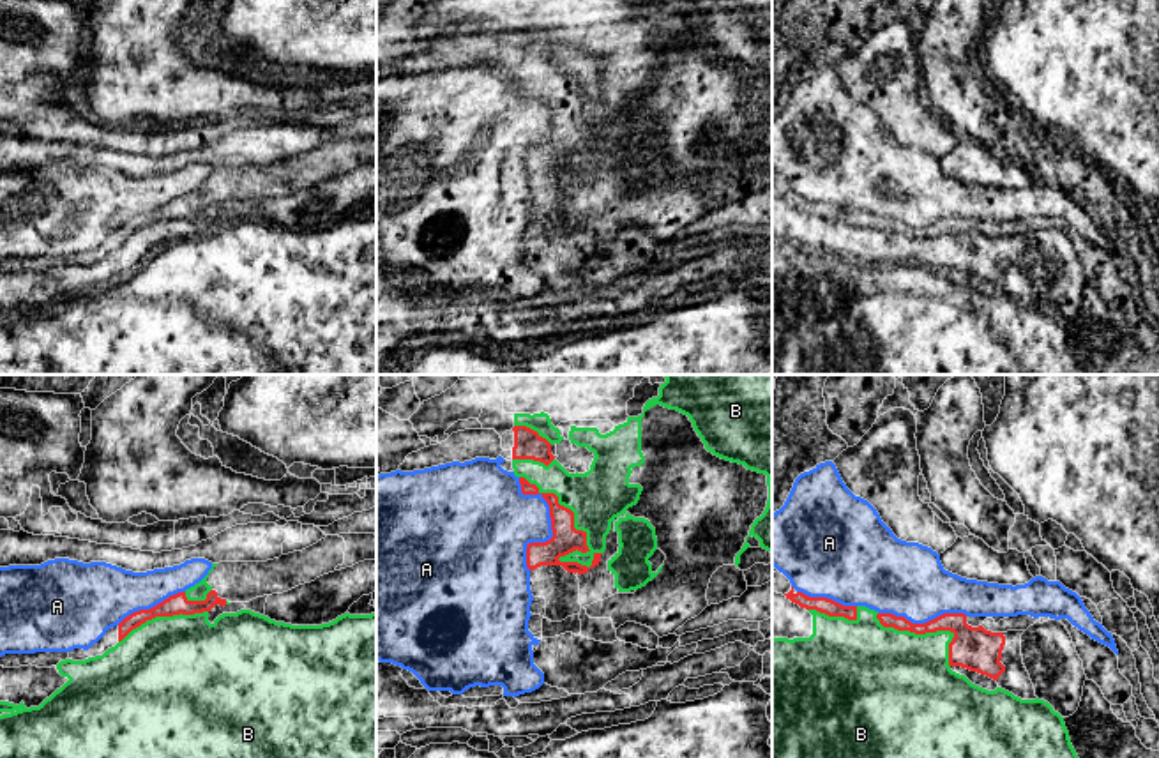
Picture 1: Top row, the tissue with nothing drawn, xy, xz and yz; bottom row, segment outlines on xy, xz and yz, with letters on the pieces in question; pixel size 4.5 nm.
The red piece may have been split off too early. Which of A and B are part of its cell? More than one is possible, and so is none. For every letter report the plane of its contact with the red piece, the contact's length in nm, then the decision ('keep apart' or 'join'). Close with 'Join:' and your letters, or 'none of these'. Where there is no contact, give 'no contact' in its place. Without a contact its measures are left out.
A: contact in xz; length 420 nm; keep apart
B: contact in xz; length 550 nm; keep apart
Join: none of these

